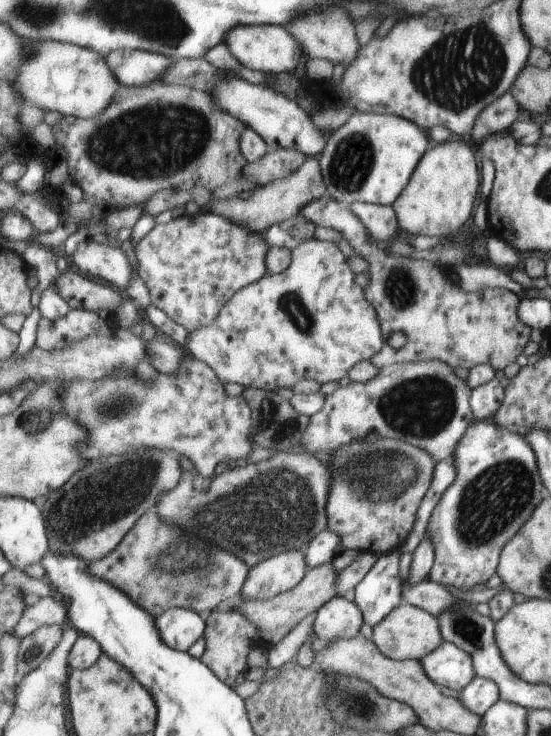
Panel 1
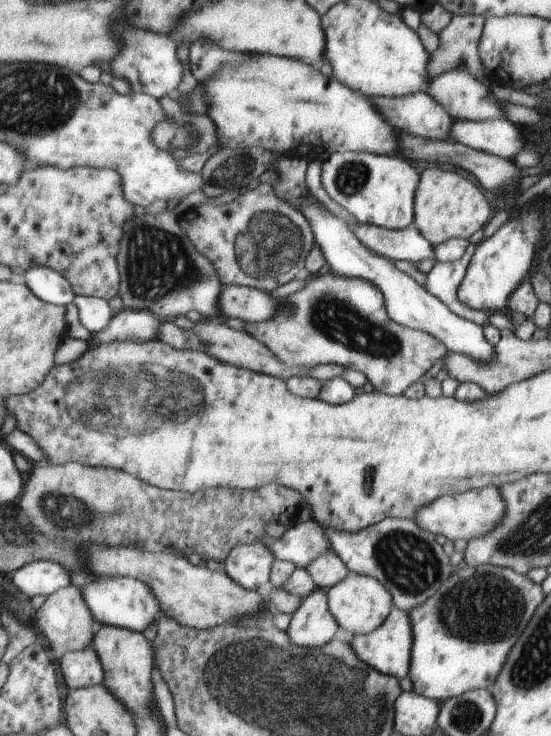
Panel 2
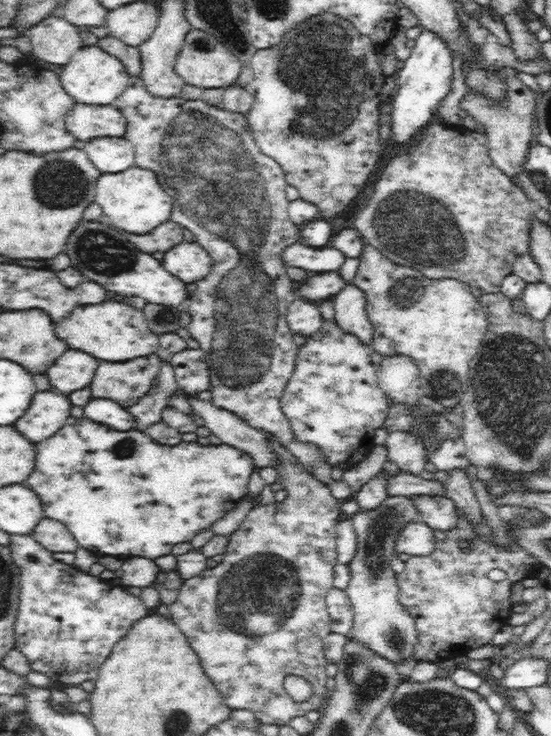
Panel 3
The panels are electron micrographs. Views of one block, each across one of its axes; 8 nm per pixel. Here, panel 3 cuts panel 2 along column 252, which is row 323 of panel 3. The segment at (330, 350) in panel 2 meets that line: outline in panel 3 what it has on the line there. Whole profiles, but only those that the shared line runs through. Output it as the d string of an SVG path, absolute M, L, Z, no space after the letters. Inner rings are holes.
M323 319L321 327L306 337L306 343L297 350L296 359L280 404L293 427L294 437L300 442L316 444L330 467L339 466L343 470L356 467L373 448L375 430L383 426L390 408L389 396L379 387L377 377L383 356L354 334L342 332L334 319Z

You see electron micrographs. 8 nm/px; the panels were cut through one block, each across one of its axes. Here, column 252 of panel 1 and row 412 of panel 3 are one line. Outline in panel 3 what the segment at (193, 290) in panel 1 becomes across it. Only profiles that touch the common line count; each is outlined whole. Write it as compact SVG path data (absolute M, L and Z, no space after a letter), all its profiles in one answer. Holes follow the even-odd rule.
M131 75L128 81L124 92L111 106L126 117L127 129L123 137L134 145L135 165L155 174L162 189L172 198L170 219L190 230L197 244L213 258L212 274L208 273L201 281L196 281L196 290L189 297L187 312L190 313L190 323L186 326L189 336L199 342L199 348L209 352L211 401L214 406L237 414L248 425L266 431L318 482L325 484L336 500L347 500L351 495L348 484L344 480L332 479L333 468L316 444L300 442L294 437L293 427L280 405L299 349L292 341L293 332L287 323L287 310L297 297L297 284L288 279L280 254L285 247L302 240L300 226L290 220L290 198L286 198L287 182L282 167L259 149L245 114L217 109L201 100L154 98L147 93L146 85L139 76Z

